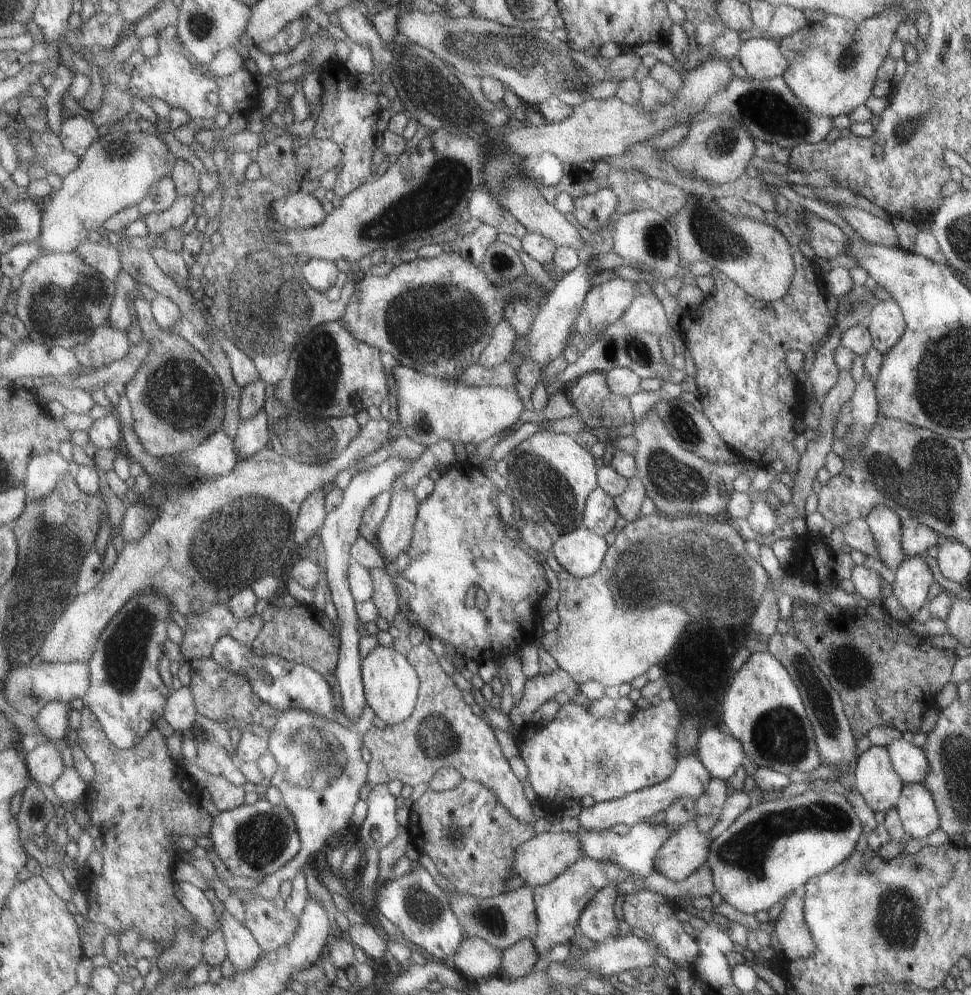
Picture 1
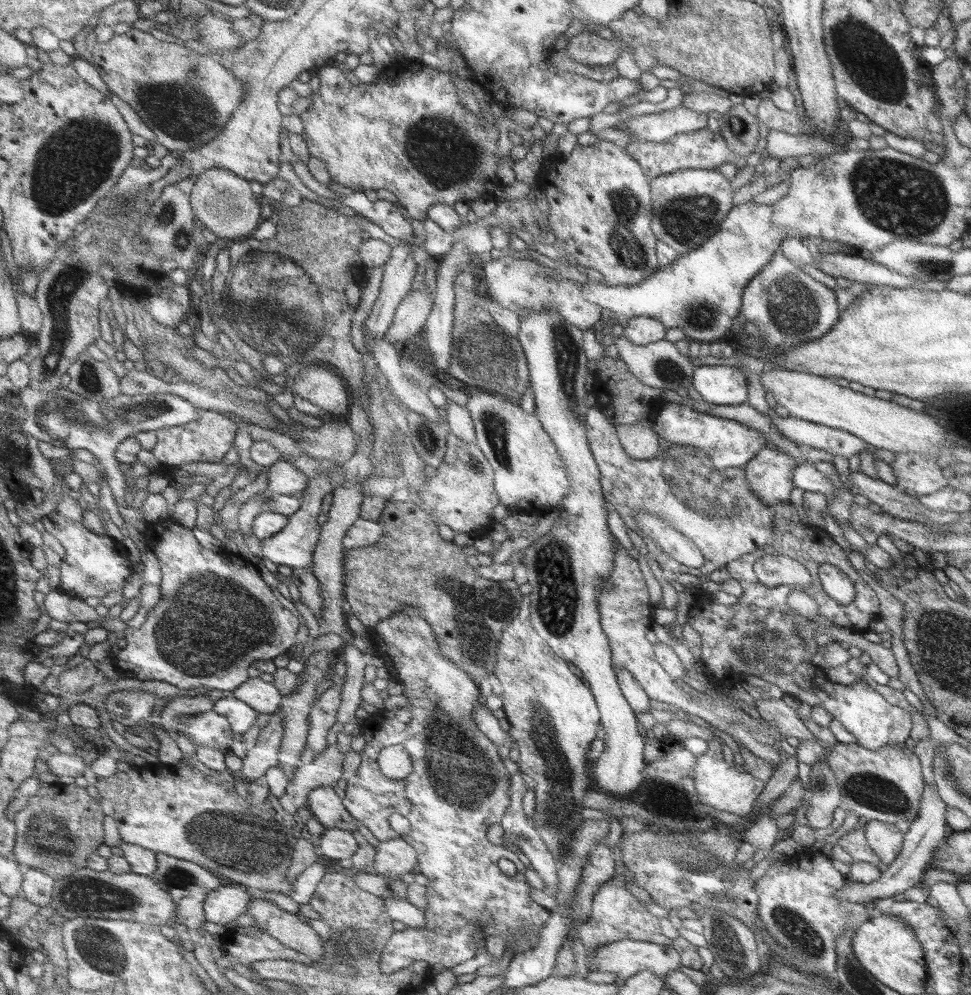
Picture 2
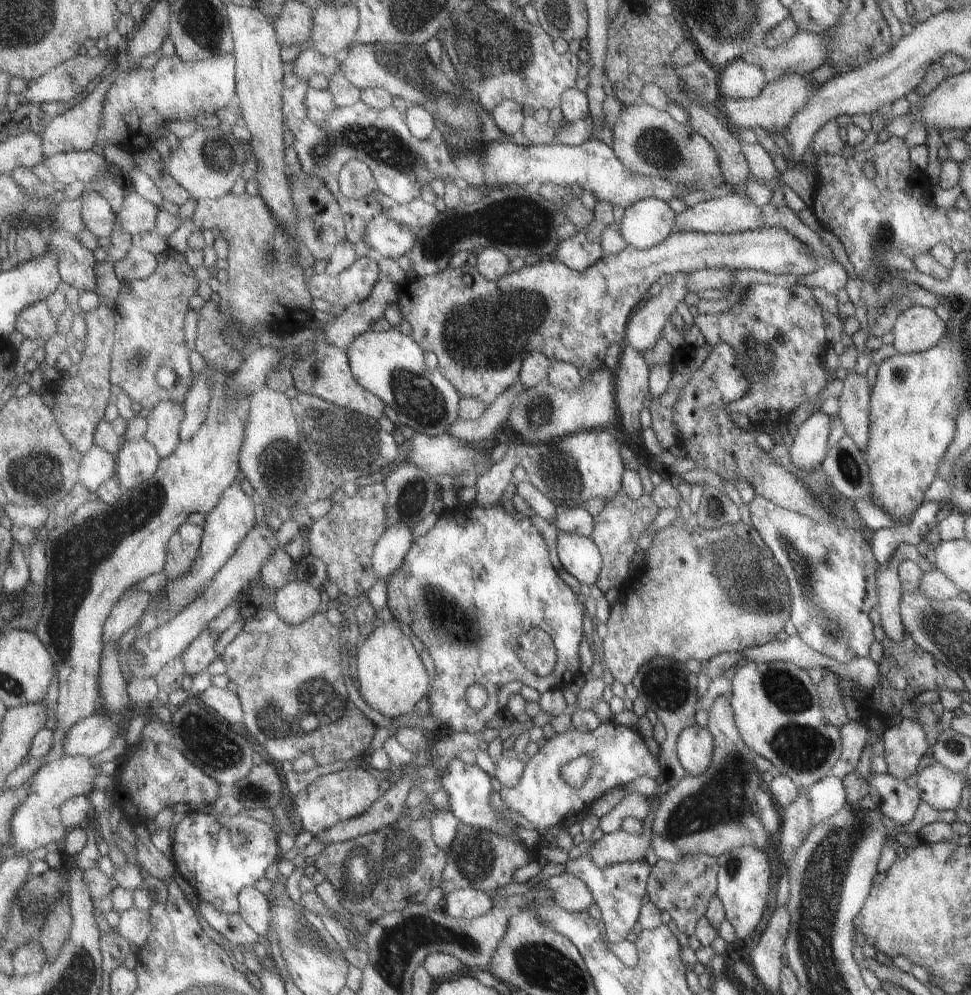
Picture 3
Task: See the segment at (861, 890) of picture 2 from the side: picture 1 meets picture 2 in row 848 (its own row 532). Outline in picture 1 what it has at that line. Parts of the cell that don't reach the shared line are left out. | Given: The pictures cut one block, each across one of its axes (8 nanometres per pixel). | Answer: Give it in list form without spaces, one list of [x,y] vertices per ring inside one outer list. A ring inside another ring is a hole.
[[[914,518],[903,519],[900,525],[901,550],[907,557],[924,554],[927,548],[941,540],[936,532]]]

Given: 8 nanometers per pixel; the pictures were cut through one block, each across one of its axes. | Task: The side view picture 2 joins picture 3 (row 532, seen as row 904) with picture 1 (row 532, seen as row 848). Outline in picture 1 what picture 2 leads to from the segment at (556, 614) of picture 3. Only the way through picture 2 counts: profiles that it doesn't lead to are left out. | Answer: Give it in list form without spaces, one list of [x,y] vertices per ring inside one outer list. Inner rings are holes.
[[[471,459],[453,462],[448,472],[437,480],[435,490],[420,503],[414,537],[402,564],[402,574],[393,573],[400,598],[416,618],[415,626],[423,628],[428,636],[438,637],[458,648],[468,662],[485,656],[495,659],[504,656],[504,652],[511,655],[511,650],[517,650],[523,642],[527,644],[527,640],[533,640],[534,636],[521,634],[529,632],[529,622],[531,626],[535,624],[539,614],[538,602],[549,590],[543,567],[505,536],[495,496],[497,488],[477,470]],[[470,585],[477,585],[482,596],[487,598],[479,608],[467,608]]]

